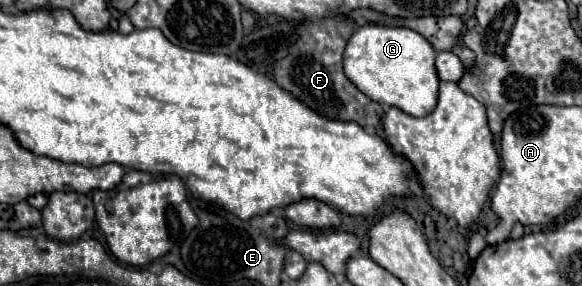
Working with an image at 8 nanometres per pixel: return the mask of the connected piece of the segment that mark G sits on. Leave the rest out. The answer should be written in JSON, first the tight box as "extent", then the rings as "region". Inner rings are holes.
{"extent":[343,24,439,116],"region":[[[365,24],[353,32],[353,36],[347,42],[345,54],[343,54],[343,66],[347,72],[347,78],[371,100],[387,106],[395,106],[403,110],[409,116],[427,116],[433,112],[437,104],[437,92],[439,92],[439,76],[435,68],[435,50],[419,32],[411,32],[411,28],[389,28],[389,26],[377,26],[377,24]]]}

